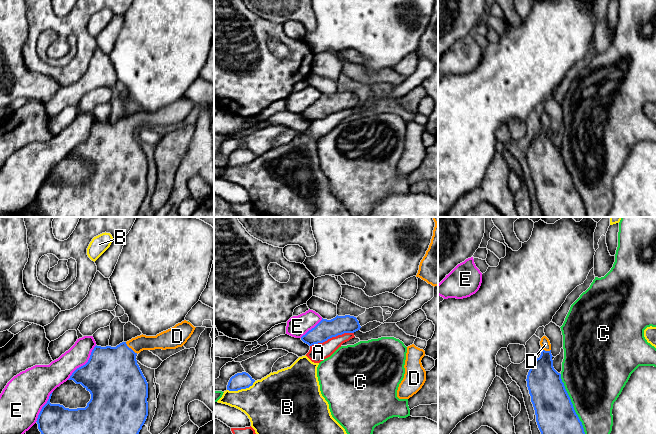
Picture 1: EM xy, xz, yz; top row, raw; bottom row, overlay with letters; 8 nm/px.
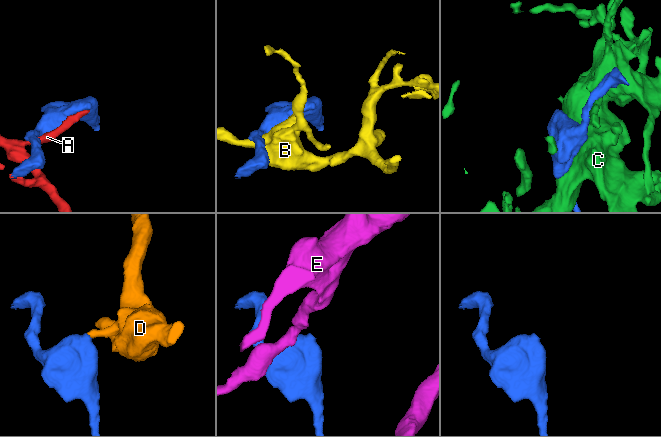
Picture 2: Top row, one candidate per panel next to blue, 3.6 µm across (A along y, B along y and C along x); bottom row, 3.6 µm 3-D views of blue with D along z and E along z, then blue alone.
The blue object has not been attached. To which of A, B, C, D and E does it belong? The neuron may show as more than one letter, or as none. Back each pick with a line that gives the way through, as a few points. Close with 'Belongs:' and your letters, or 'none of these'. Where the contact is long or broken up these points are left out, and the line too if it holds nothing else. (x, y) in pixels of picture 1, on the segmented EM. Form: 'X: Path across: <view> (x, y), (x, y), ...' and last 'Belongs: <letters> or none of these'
D: Path across: xy (112, 373), (130, 348), (142, 342), (160, 341)
Belongs: D

